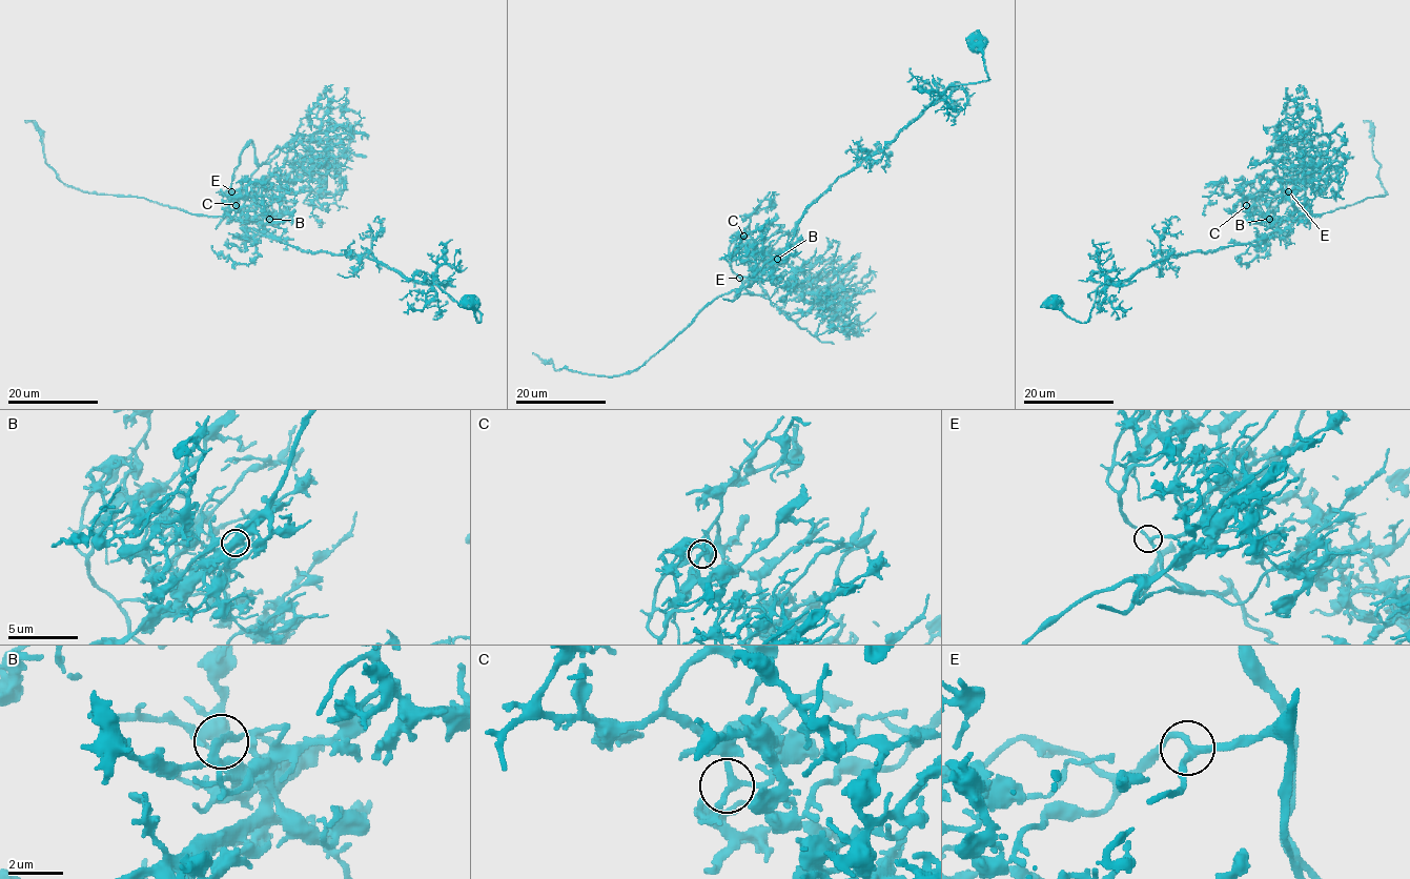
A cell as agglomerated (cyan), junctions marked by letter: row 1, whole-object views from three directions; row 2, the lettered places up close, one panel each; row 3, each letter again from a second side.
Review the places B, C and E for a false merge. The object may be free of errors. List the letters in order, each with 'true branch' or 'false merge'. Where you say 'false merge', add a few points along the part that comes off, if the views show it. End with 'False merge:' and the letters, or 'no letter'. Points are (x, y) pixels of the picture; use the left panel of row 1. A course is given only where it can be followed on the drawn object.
B: false merge; foreign part runs (270, 218), (267, 233), (303, 250), (375, 259), (437, 285), (474, 308), (477, 323), (466, 303)
C: true branch
E: true branch
False merge: B

